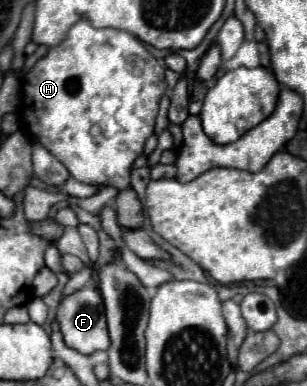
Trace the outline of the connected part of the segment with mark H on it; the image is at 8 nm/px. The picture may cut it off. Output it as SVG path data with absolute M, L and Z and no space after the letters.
M76 22L66 38L48 50L34 68L22 78L22 110L20 118L30 136L46 146L68 172L84 184L114 186L118 190L130 188L130 166L142 154L144 142L154 134L154 120L160 98L166 94L164 66L152 56L146 46L124 30L94 28L90 22Z

